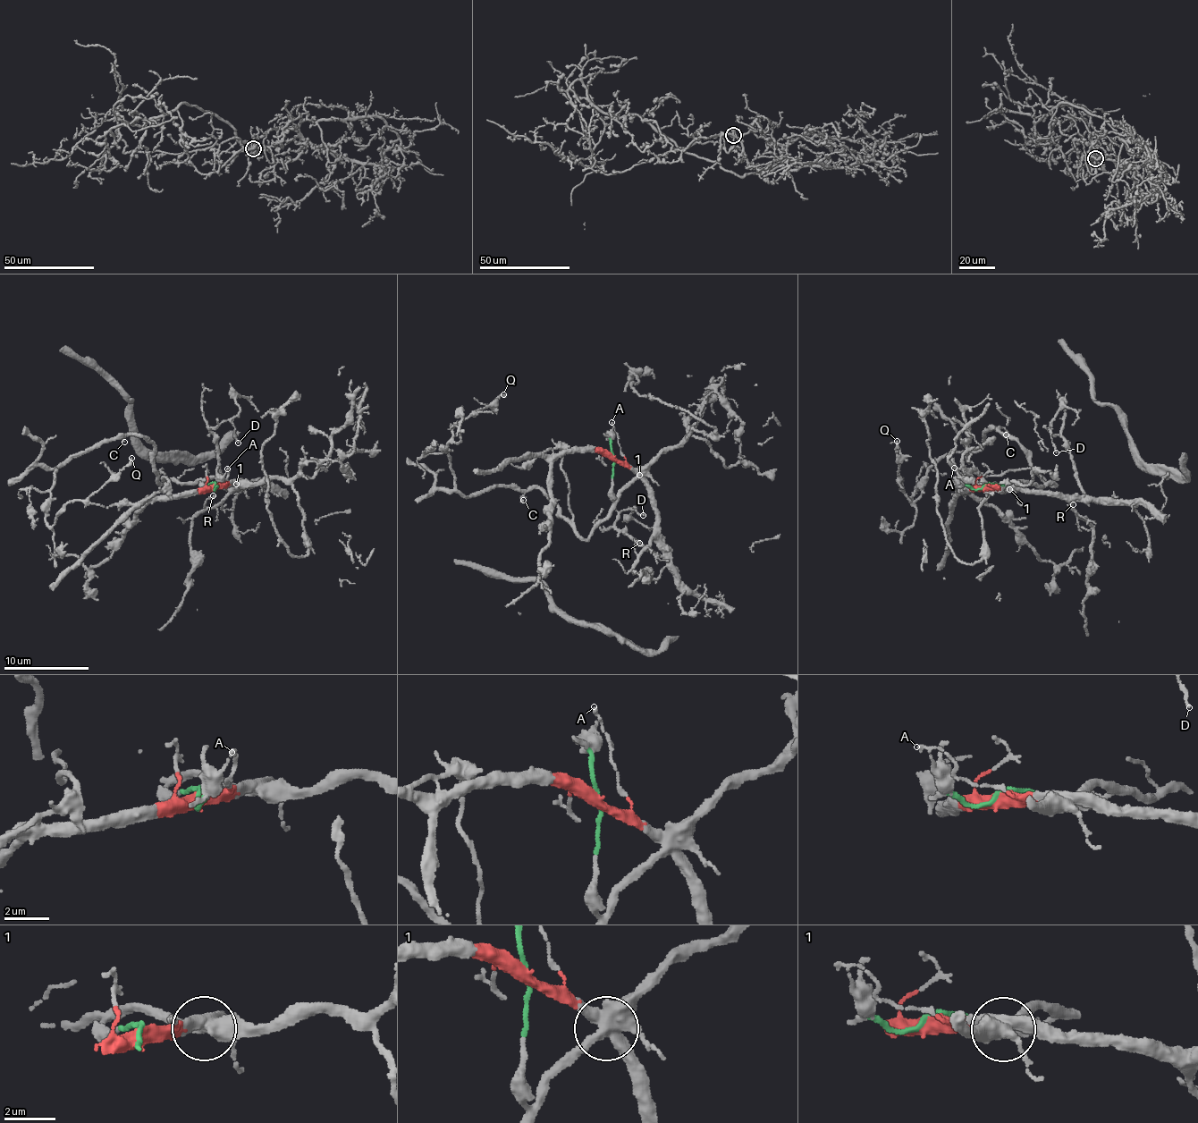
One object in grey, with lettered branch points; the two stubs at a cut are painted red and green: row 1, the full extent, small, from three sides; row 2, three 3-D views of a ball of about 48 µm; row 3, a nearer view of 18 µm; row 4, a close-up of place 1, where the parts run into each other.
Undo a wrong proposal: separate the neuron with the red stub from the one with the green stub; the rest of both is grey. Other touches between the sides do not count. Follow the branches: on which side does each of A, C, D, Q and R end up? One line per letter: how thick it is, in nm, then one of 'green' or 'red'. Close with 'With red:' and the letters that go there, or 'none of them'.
A: calibre 140 nm; red
C: calibre 130 nm; green
D: calibre 140 nm; red
Q: calibre 240 nm; green
R: calibre 150 nm; red
With red: A, D, R

